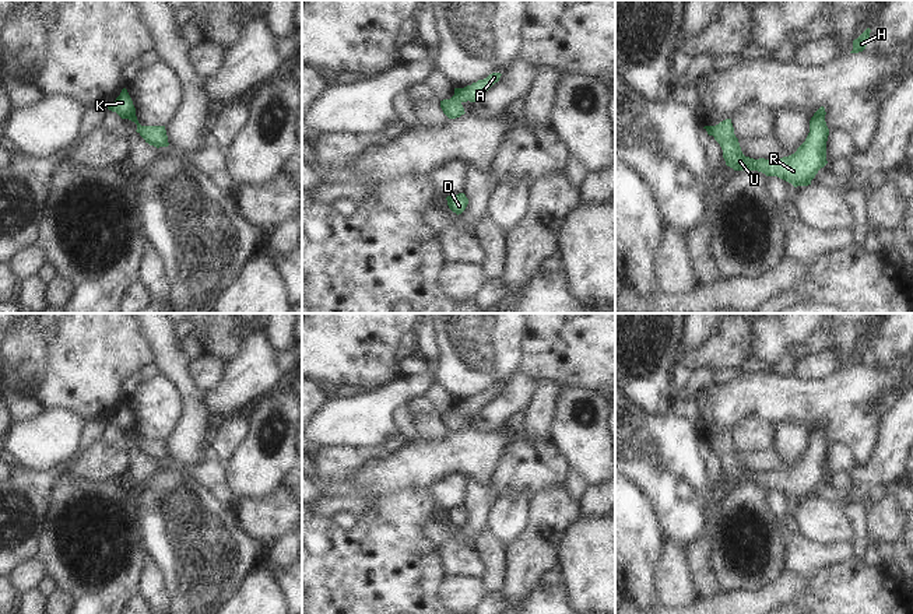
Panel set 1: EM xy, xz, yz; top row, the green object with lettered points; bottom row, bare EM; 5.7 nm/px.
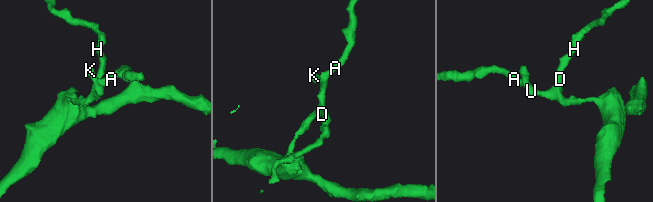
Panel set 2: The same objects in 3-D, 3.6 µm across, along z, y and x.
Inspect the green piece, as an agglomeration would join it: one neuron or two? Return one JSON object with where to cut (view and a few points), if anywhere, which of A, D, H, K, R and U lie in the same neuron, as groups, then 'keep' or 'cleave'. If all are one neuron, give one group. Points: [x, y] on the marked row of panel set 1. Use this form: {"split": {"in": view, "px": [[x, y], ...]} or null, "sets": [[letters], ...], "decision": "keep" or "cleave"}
{"split": null, "sets": [["A", "D", "H", "K", "R", "U"]], "decision": "keep"}

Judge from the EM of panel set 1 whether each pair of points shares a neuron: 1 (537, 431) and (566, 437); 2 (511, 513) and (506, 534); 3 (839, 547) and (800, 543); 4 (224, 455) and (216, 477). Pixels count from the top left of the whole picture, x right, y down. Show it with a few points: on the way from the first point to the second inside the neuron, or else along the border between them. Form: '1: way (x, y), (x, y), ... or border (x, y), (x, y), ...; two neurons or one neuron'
1: border (557, 402), (548, 439); two neurons
2: way (506, 519), (506, 529); one neuron
3: way (829, 550), (810, 550); one neuron
4: border (211, 458), (224, 466); two neurons

